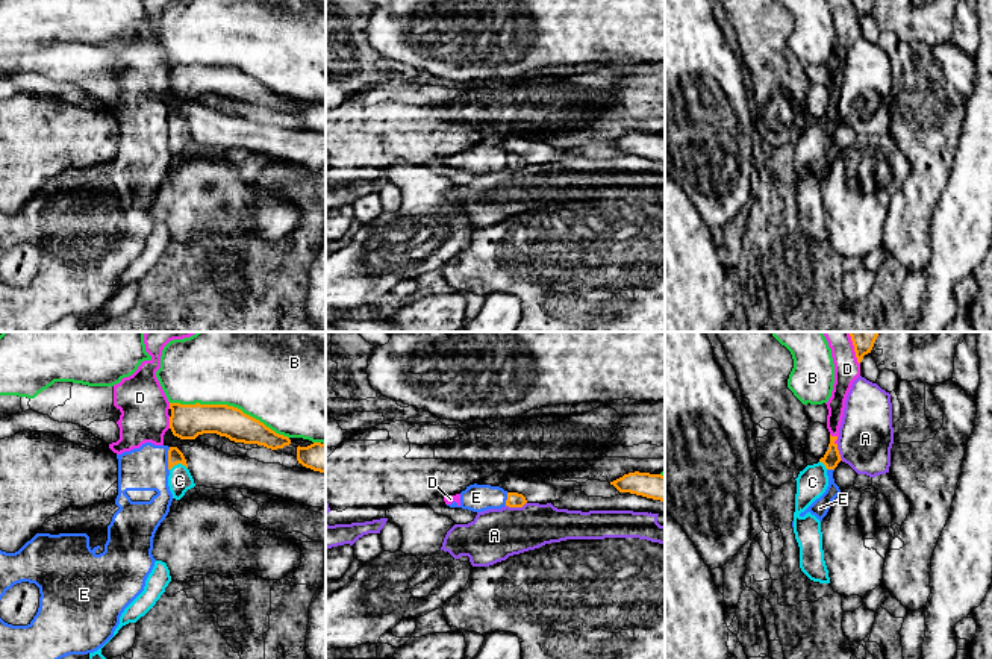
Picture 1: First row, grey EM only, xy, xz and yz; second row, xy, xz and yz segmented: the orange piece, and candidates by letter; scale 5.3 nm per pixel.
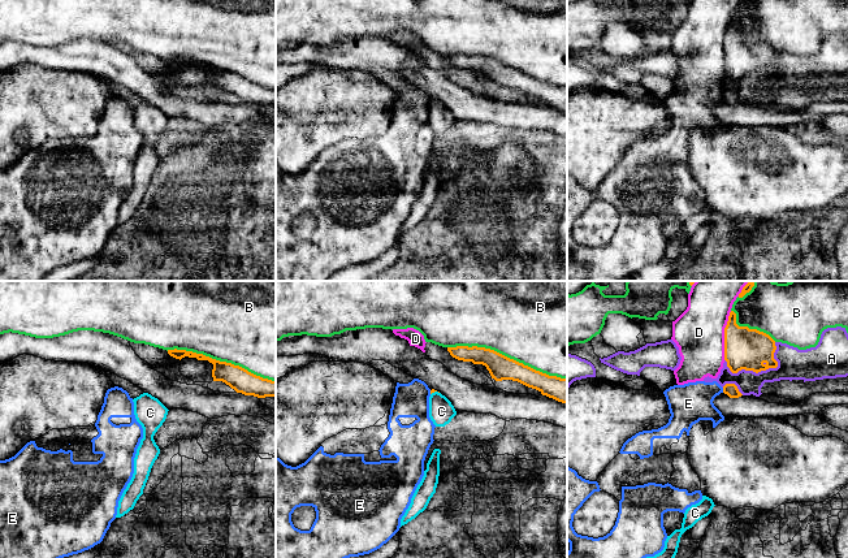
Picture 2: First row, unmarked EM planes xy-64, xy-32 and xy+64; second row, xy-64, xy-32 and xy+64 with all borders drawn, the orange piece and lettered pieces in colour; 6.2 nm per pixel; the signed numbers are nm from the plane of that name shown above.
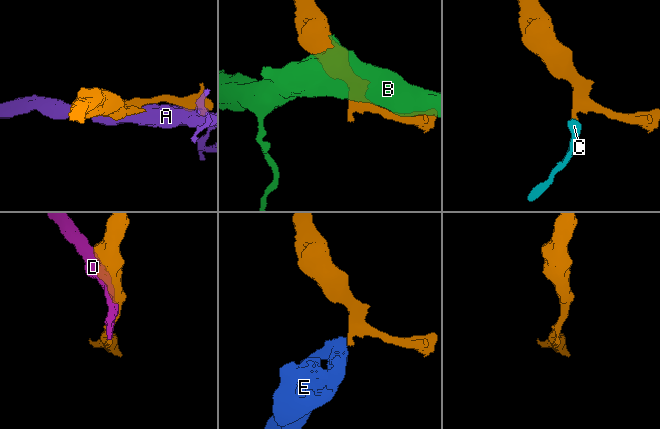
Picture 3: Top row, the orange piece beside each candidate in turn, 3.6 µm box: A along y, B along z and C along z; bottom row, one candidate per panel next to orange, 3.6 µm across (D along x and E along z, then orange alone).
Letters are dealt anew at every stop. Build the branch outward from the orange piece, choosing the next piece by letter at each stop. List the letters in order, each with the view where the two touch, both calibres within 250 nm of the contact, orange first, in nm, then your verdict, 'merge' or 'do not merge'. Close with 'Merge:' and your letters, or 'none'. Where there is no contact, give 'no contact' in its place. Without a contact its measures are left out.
A: xz | 80/280 nm | do not merge
B: xy | 190/420 nm | do not merge
C: xy | 80/130 nm | merge
D: yz | 90/100 nm | do not merge
E: xy | 80/240 nm | do not merge
Merge: C

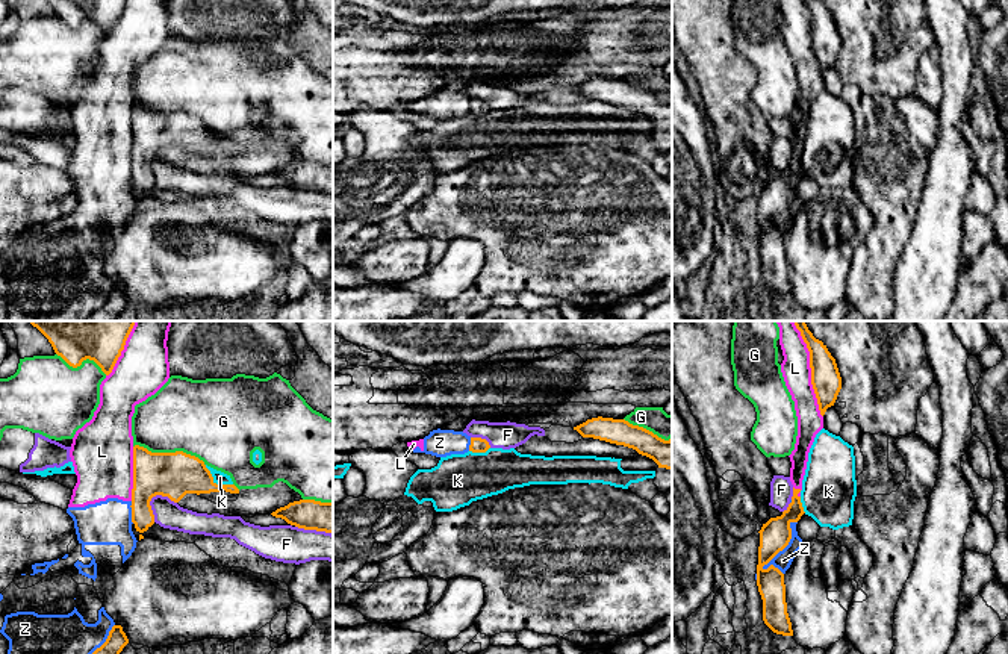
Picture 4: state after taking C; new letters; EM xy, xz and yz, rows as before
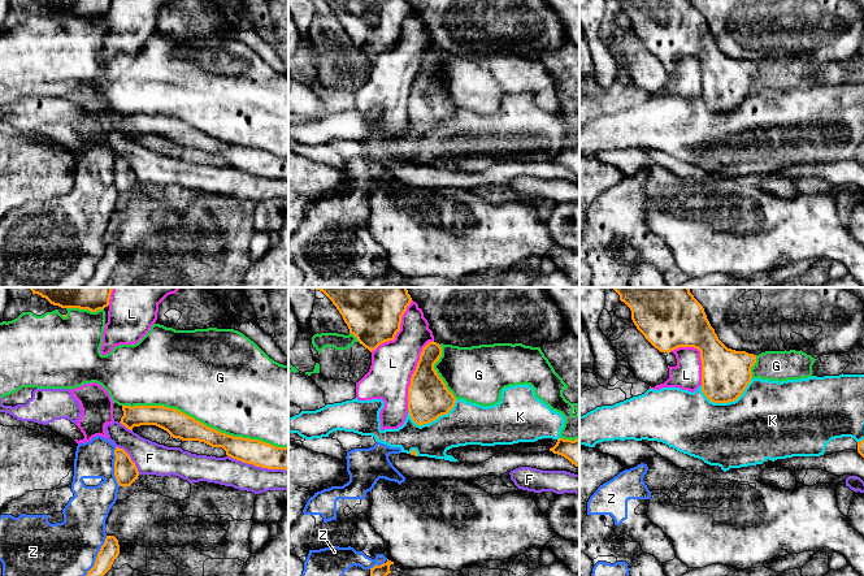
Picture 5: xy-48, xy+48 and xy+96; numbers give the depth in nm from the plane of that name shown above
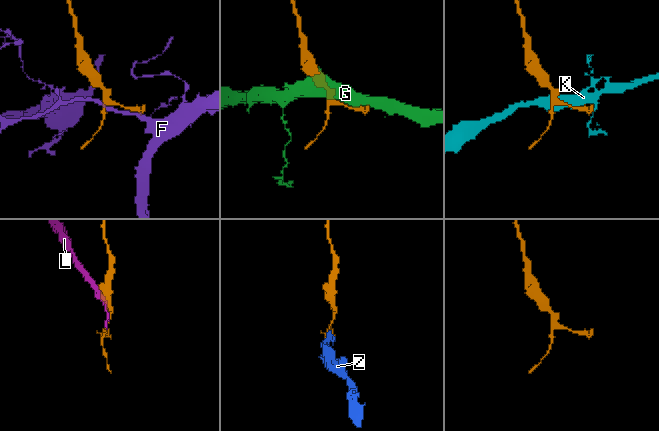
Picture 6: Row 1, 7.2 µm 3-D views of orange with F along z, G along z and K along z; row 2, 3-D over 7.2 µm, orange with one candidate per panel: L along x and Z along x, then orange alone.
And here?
F: xy | 240/140 nm | do not merge
G: xy | 240/400 nm | do not merge
K: xy | 240/70 nm | do not merge
L: yz | 160/150 nm | do not merge
Z: yz | 160/90 nm | do not merge
Merge: none

